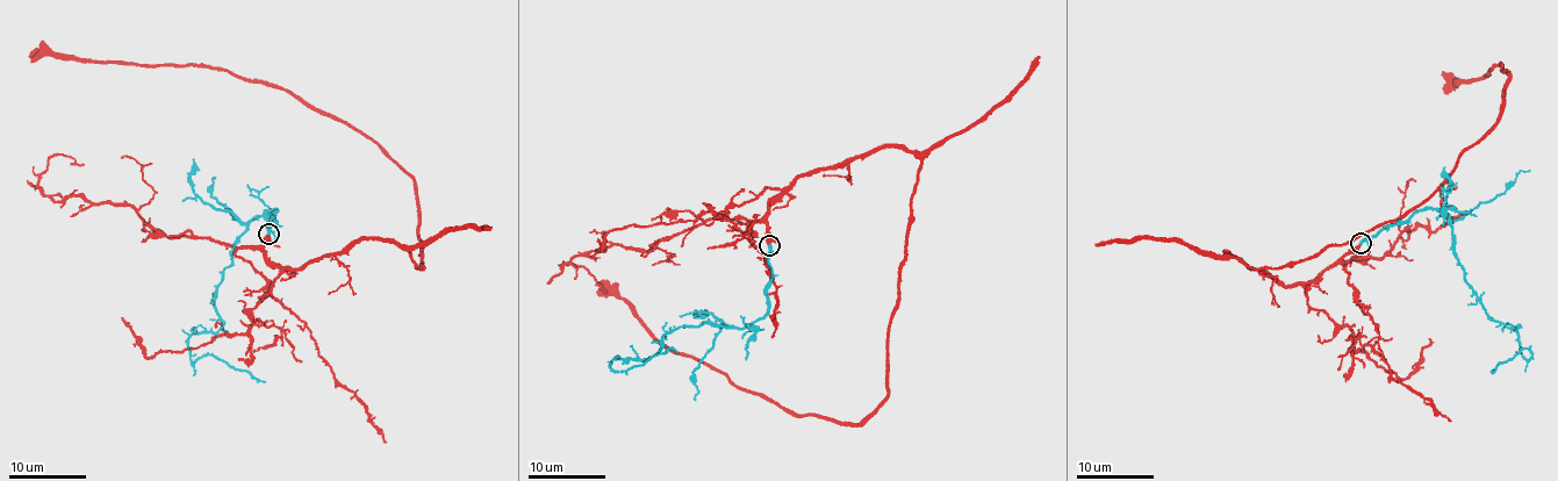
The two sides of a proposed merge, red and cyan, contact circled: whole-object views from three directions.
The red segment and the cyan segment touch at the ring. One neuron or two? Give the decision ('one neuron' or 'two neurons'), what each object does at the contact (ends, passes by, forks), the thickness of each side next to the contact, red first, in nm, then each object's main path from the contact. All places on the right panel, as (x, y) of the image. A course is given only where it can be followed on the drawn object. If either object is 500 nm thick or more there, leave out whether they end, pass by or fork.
one neuron; red ends there; cyan passes by; 380 nm thick on the red side, 170 nm on the other; red runs (1361, 243), (1284, 285), (1222, 251), (1293, 265), (1404, 216), (1512, 78), (1501, 65), (1456, 87); cyan runs (1359, 243), (1420, 212), (1445, 214), (1464, 279), (1492, 318), (1516, 330), (1528, 359), (1529, 350), (1494, 373)

